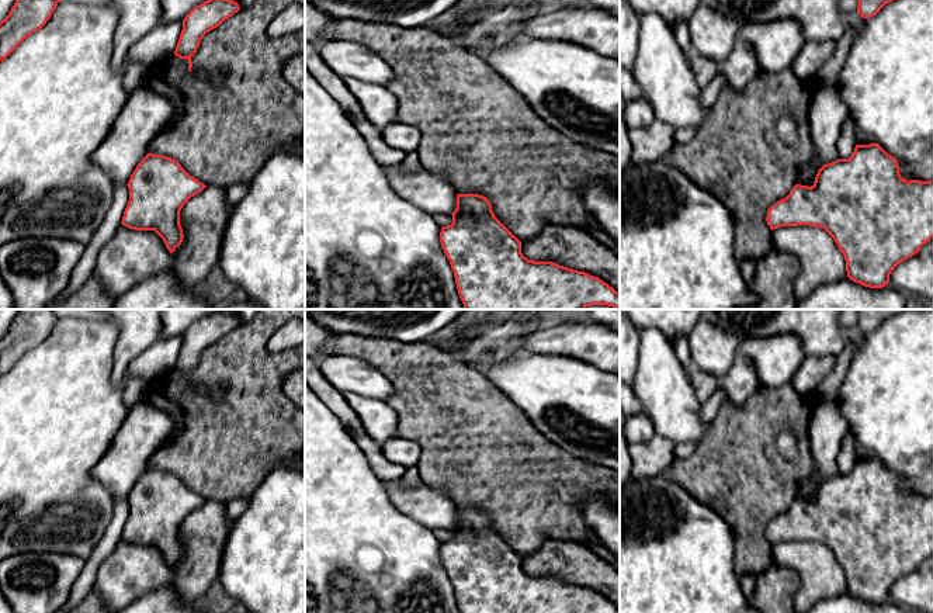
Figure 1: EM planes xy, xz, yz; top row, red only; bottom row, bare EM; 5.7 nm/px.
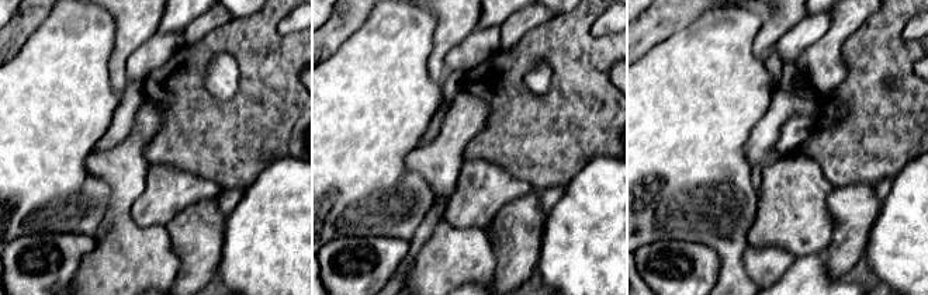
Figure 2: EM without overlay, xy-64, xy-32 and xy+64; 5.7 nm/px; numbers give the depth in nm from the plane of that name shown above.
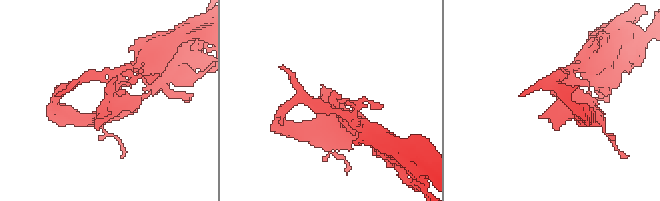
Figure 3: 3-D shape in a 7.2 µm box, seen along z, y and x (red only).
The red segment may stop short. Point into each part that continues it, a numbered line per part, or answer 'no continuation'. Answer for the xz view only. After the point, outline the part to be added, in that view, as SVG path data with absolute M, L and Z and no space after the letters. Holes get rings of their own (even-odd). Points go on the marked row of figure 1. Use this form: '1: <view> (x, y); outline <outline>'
1: xz (432, 193); outline M400 164L384 166L384 172L388 176L388 180L392 188L405 200L417 205L420 209L429 212L430 215L450 215L457 208L457 191L450 184L448 180L441 176L427 170L422 166L417 172L405 173Z

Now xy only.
1: xy (131, 256); outline M122 224L97 254L94 273L118 299L129 288L157 273L167 273L173 254L155 231L135 231Z

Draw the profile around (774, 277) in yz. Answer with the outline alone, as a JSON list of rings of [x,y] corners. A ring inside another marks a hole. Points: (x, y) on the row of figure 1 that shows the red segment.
[[[774,247],[757,260],[750,288],[759,299],[750,309],[797,309],[794,283],[800,269],[800,260],[794,254]]]

